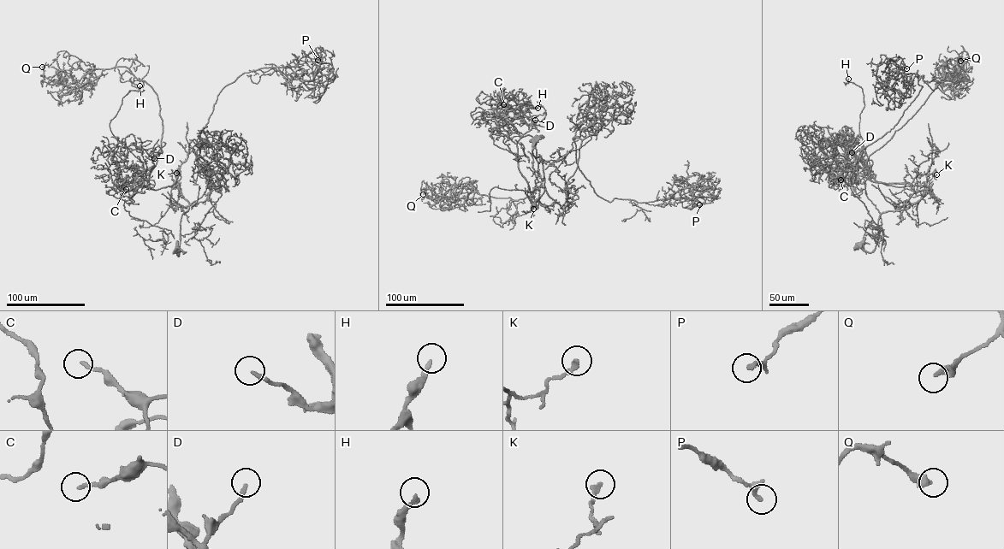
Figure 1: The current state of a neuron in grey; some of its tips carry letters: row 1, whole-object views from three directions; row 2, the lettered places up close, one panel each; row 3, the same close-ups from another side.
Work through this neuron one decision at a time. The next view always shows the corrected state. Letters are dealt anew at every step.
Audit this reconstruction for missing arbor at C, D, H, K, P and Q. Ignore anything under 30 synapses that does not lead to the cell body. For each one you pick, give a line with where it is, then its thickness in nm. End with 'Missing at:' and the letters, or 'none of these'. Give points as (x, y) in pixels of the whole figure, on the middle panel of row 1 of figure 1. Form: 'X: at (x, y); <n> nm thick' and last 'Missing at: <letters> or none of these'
D: at (535, 120); 180 nm thick
H: at (537, 108); 220 nm thick
Missing at: D, H

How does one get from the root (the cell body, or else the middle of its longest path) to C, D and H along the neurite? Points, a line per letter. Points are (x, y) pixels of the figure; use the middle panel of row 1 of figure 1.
C: (534, 140), (544, 186), (534, 206), (518, 161), (517, 143), (529, 126), (503, 104)
D: (534, 140), (532, 152), (542, 159), (544, 186), (534, 206), (518, 167), (517, 144), (535, 120)
H: (534, 140), (544, 186), (534, 206), (518, 167), (522, 136), (497, 115), (513, 120), (537, 108)

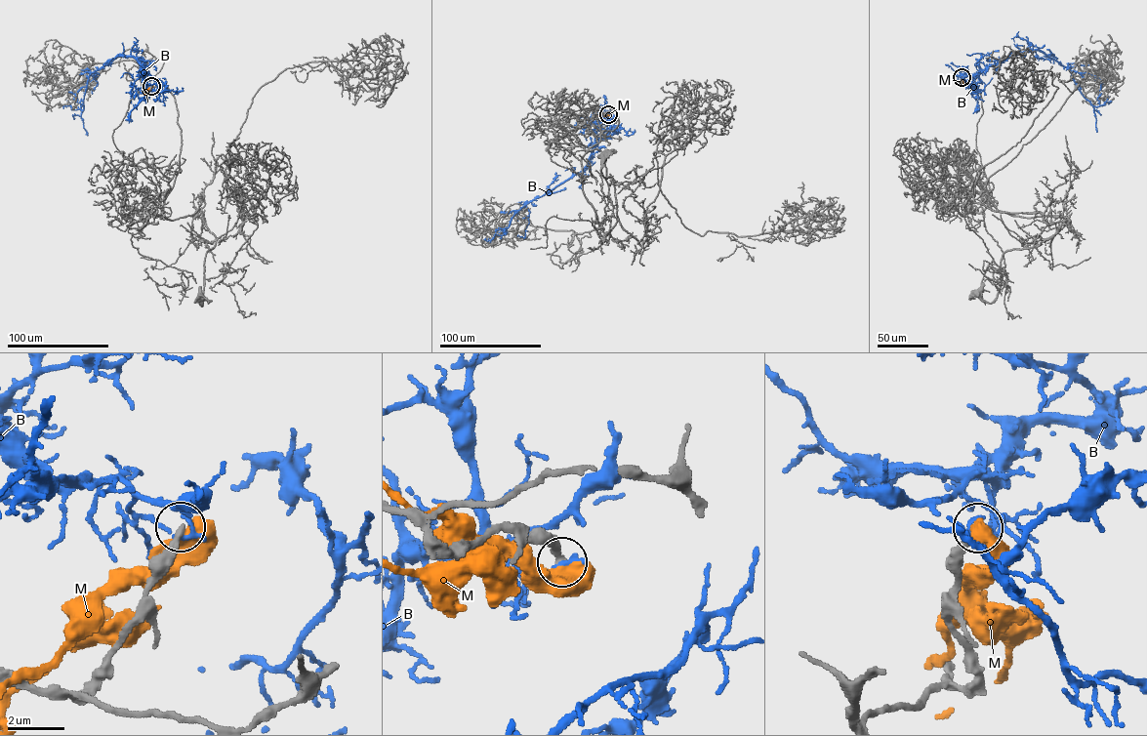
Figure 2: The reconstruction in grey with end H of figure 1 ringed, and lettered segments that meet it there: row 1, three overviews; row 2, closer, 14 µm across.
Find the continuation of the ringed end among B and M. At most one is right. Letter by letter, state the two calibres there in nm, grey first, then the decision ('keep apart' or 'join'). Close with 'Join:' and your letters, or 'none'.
B: calibres 260 and 140 nm; keep apart
M: calibres 240 and 750 nm; keep apart
Join: none

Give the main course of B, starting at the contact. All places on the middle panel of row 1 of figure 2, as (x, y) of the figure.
B: (608, 114), (597, 120), (593, 147), (583, 169), (521, 208), (504, 234), (485, 238)

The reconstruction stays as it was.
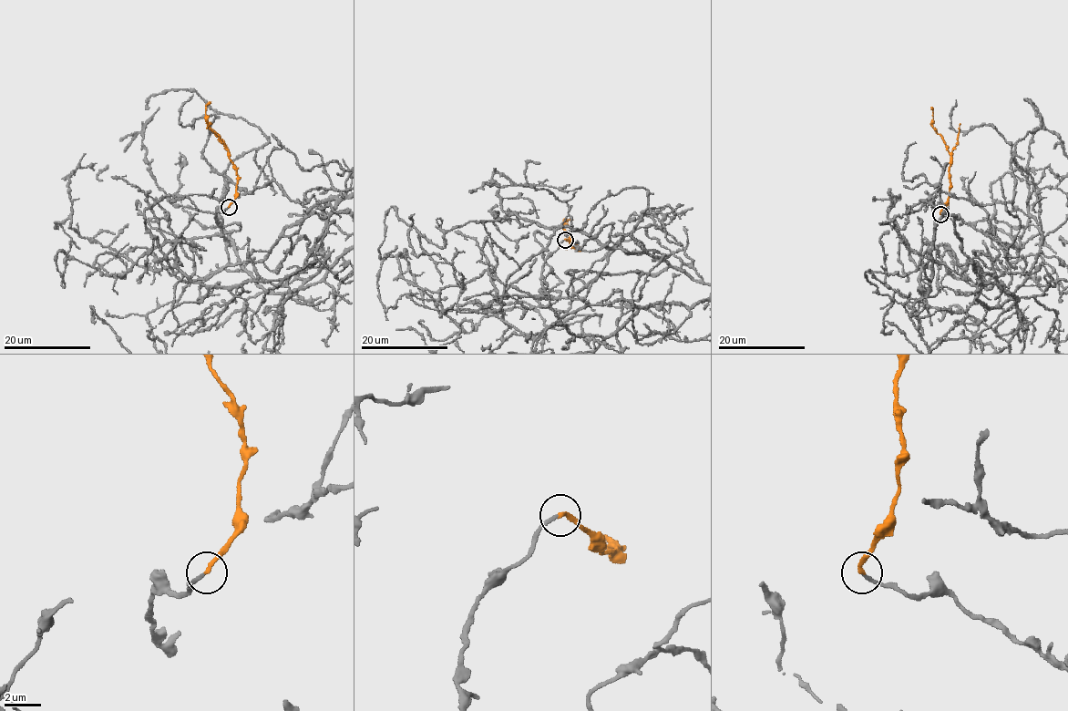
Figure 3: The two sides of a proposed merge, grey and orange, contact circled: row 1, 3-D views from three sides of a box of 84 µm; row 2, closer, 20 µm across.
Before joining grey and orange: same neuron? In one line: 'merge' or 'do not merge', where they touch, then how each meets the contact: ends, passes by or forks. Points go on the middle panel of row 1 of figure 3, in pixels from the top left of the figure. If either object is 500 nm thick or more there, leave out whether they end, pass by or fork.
do not merge | (565, 240) | grey ends | orange ends

